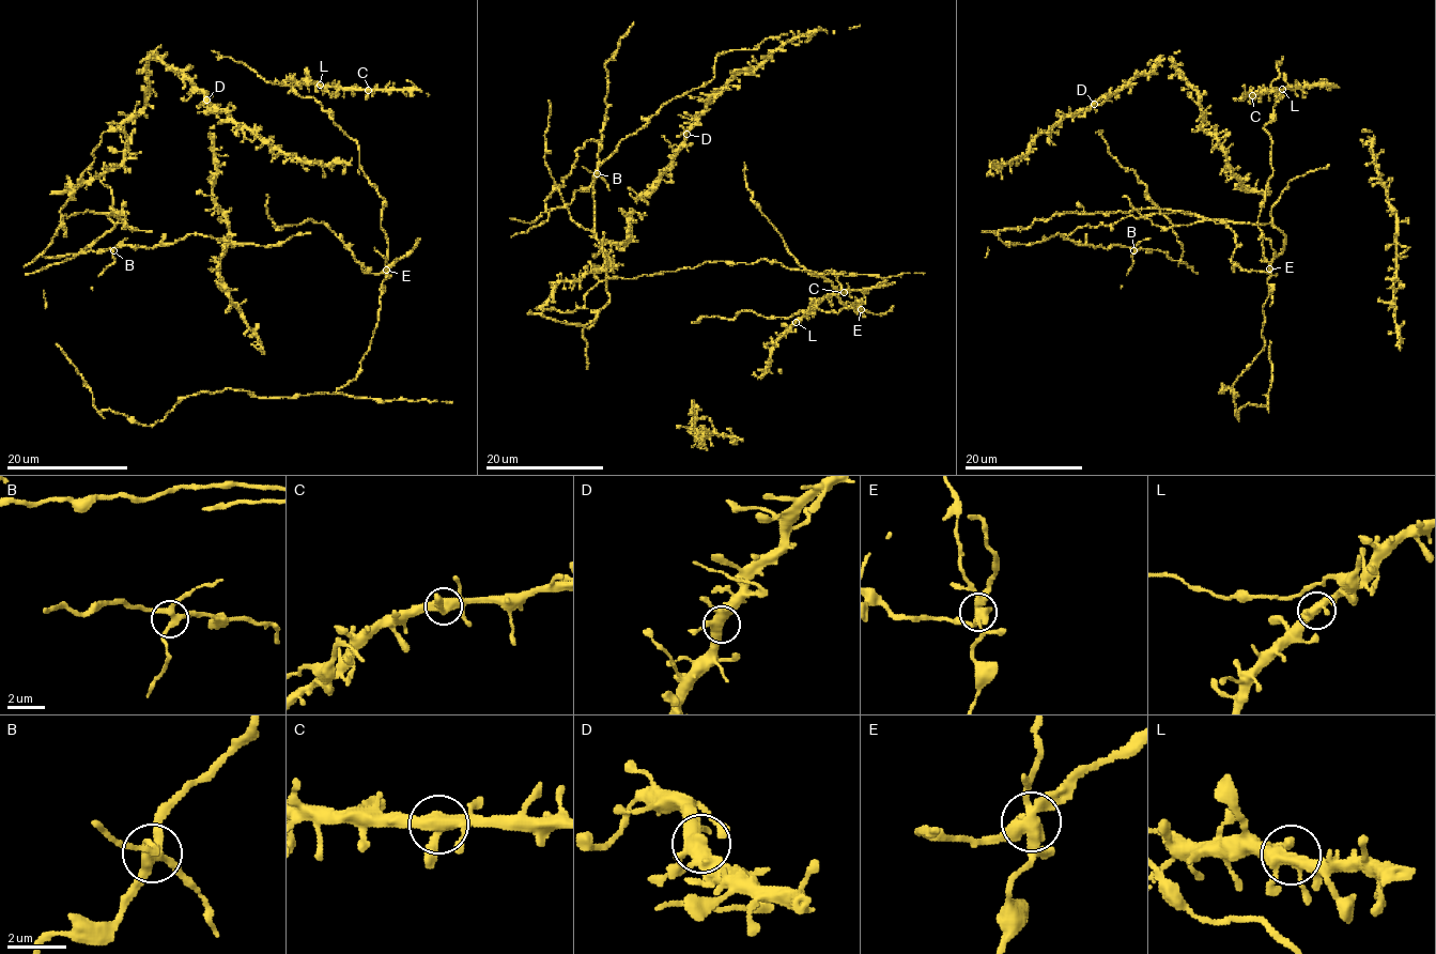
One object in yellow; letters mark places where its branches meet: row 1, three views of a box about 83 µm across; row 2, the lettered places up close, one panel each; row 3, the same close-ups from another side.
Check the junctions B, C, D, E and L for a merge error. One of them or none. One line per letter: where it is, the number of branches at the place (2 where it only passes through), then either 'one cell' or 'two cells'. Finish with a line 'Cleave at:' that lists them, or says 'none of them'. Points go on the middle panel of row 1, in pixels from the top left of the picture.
B: at (597, 173); 4 branches meet; one cell
C: at (844, 292); 4 branches meet; one cell
D: at (686, 134); 4 branches meet; one cell
E: at (861, 309); 4 branches meet; two cells
L: at (796, 322); 4 branches meet; one cell
Cleave at: E

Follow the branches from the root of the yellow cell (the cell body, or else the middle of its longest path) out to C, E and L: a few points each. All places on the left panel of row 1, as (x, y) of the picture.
C: (149, 426), (201, 393), (334, 394), (356, 377), (385, 278), (384, 199), (312, 96), (368, 90)
E: (149, 426), (201, 393), (231, 387), (280, 398), (334, 394), (345, 386), (356, 377), (373, 337), (387, 271)
L: (149, 426), (201, 393), (334, 394), (356, 377), (385, 278), (384, 199), (359, 145), (312, 96), (320, 85)

